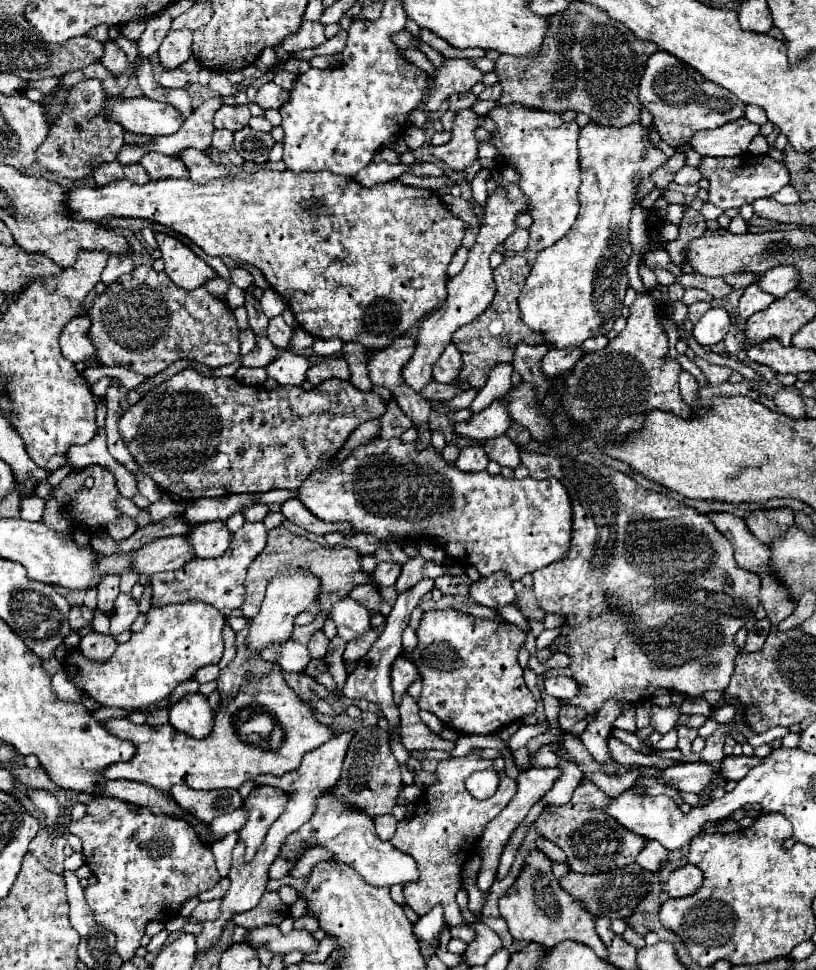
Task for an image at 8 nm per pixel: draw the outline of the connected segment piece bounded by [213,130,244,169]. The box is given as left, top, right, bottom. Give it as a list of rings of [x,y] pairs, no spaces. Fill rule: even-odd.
[[[215,130],[215,132],[213,132],[213,148],[221,150],[221,152],[227,152],[230,161],[242,169],[244,159],[237,154],[233,142],[234,135],[231,130]]]

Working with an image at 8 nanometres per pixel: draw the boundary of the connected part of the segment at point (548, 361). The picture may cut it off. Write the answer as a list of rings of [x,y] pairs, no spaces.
[[[551,348],[545,358],[541,360],[541,372],[547,376],[547,378],[553,378],[553,376],[559,376],[559,374],[565,374],[571,370],[571,366],[575,366],[575,362],[581,358],[581,350],[555,350]]]

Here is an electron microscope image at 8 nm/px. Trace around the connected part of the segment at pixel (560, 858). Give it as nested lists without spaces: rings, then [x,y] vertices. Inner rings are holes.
[[[547,840],[547,844],[537,844],[553,862],[559,862],[559,864],[565,864],[567,868],[569,868],[569,864],[567,864],[567,856],[563,854],[563,850],[559,848],[559,846],[555,846],[553,842],[549,842]]]

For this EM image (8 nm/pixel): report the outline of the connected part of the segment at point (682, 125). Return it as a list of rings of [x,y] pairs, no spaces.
[[[657,50],[647,60],[639,86],[639,100],[653,114],[653,128],[673,148],[681,146],[681,142],[691,142],[695,132],[719,128],[731,120],[741,118],[745,112],[745,104],[733,92],[709,82],[695,68],[663,50]]]

